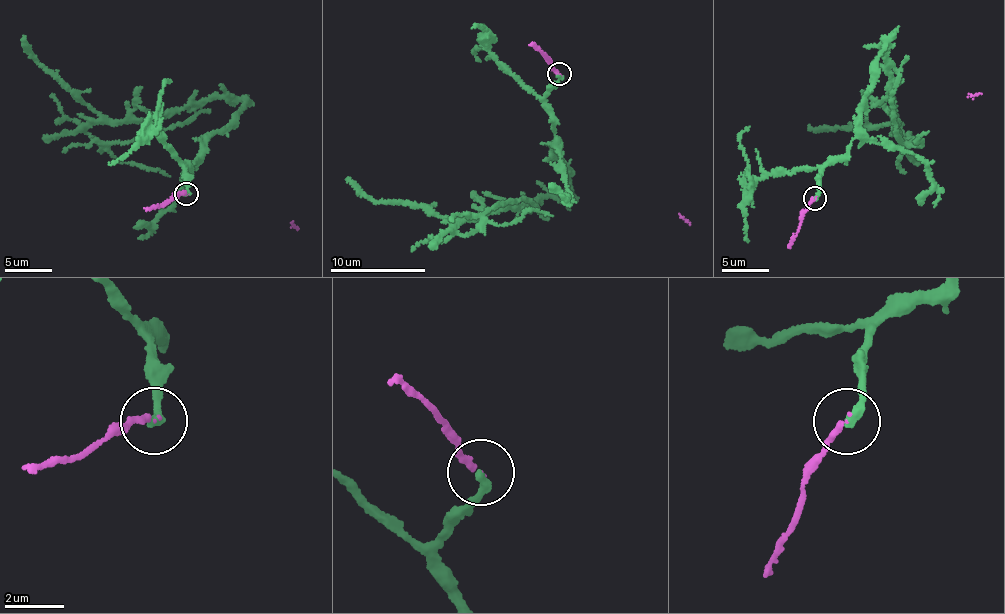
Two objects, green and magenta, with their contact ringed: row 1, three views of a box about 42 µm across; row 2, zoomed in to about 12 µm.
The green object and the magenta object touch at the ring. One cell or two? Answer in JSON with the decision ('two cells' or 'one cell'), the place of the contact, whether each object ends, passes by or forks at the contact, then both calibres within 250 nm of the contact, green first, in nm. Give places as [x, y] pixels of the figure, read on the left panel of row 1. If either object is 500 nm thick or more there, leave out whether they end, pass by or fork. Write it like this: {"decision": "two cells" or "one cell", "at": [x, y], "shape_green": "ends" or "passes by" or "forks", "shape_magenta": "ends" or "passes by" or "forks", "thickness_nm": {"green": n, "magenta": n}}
{"decision": "two cells", "at": [186, 194], "shape_green": "ends", "shape_magenta": "ends", "thickness_nm": {"green": 300, "magenta": 200}}

